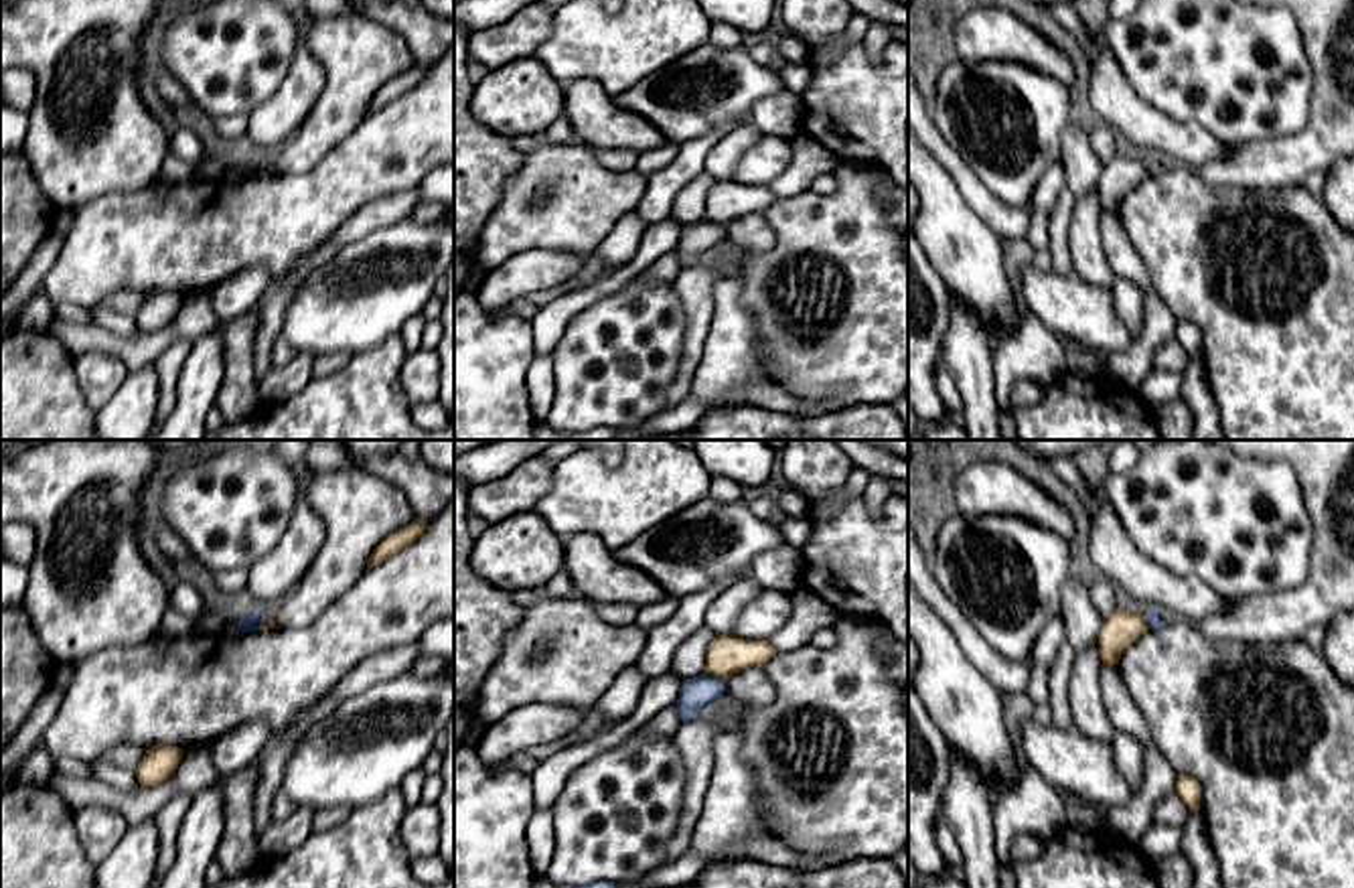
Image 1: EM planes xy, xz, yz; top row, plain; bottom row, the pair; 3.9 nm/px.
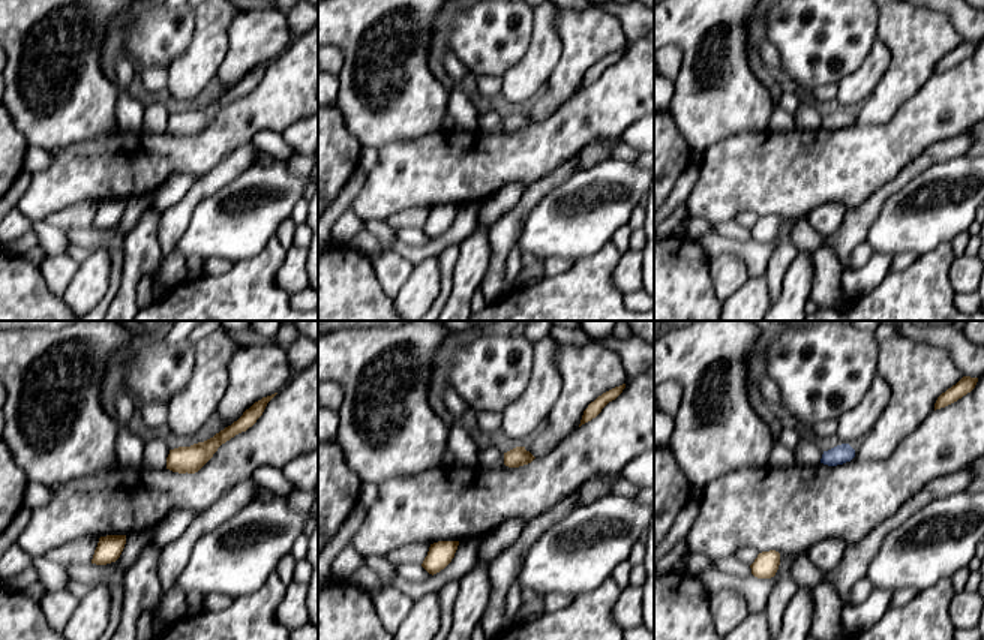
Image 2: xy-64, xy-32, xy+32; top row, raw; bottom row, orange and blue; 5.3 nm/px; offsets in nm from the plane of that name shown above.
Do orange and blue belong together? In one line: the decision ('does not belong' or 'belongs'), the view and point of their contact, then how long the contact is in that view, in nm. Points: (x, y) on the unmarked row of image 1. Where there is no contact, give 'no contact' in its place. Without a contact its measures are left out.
does not belong; contact xz (716, 222); length 90 nm

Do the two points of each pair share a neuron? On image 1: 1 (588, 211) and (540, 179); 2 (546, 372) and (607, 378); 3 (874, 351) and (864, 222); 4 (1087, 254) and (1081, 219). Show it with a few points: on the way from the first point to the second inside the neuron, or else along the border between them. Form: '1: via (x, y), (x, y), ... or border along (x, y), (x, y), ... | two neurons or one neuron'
1: via (576, 203), (552, 191) | one neuron
2: border along (552, 353), (554, 404), (542, 418) | two neurons
3: via (864, 319), (864, 254) | one neuron
4: via (1085, 246), (1083, 228) | one neuron

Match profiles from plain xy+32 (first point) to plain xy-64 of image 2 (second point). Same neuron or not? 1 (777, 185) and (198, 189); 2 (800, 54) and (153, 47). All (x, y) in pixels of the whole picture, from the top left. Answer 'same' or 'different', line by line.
1: different
2: same

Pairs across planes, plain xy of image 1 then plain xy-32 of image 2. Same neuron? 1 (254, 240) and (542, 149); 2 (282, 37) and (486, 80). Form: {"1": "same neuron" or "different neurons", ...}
{"1": "same neuron", "2": "different neurons"}

